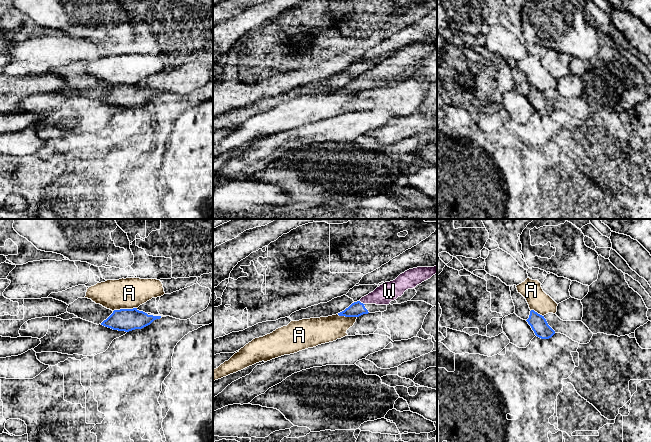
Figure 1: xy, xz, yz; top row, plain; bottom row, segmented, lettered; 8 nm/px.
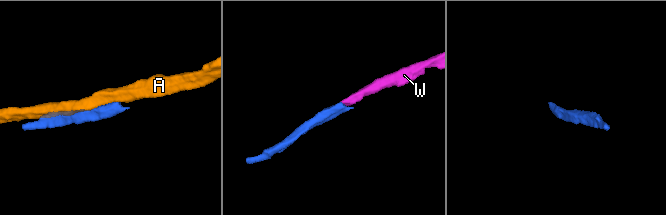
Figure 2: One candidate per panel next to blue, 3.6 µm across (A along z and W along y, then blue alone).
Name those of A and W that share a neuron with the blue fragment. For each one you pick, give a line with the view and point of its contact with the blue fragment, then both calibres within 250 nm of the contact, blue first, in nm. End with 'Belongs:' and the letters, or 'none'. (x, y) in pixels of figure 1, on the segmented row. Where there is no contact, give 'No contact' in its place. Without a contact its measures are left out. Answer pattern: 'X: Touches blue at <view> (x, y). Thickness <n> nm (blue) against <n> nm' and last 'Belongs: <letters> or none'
W: Touches blue at xz (362, 303). Thickness 120 nm (blue) against 160 nm
Belongs: W

